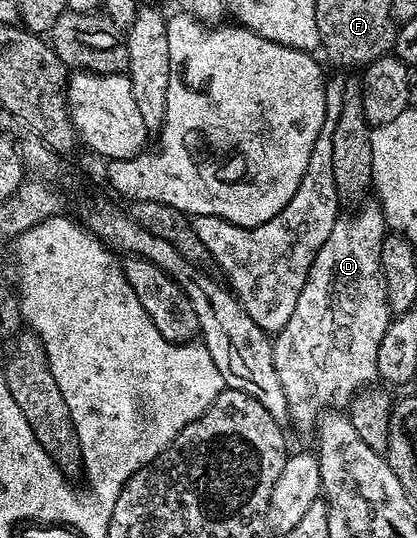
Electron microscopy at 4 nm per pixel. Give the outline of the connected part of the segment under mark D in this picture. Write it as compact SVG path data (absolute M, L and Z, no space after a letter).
M363 202L351 211L354 211L351 215L343 214L332 225L332 233L328 233L328 241L324 241L324 245L320 245L320 253L316 253L316 261L312 261L310 272L304 281L304 289L300 289L300 301L296 301L296 309L292 309L292 317L288 317L288 325L284 325L284 329L277 332L272 339L276 373L280 377L280 385L284 385L284 397L288 401L288 409L290 410L289 422L294 423L294 427L298 431L313 432L317 428L319 418L323 413L331 409L345 408L357 392L364 387L371 386L378 379L380 341L384 341L384 333L388 329L392 318L388 297L386 296L386 286L384 285L384 273L380 265L380 245L387 237L388 228L382 208L378 206L377 202Z

